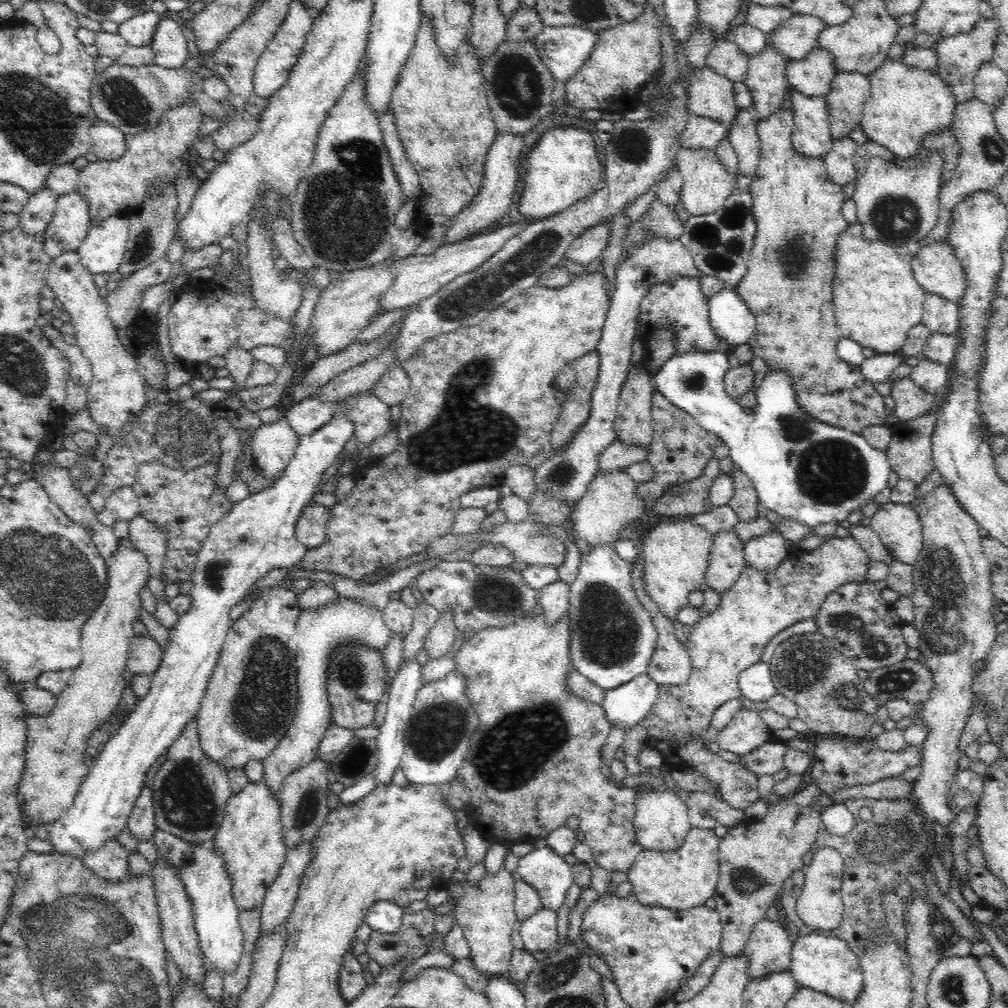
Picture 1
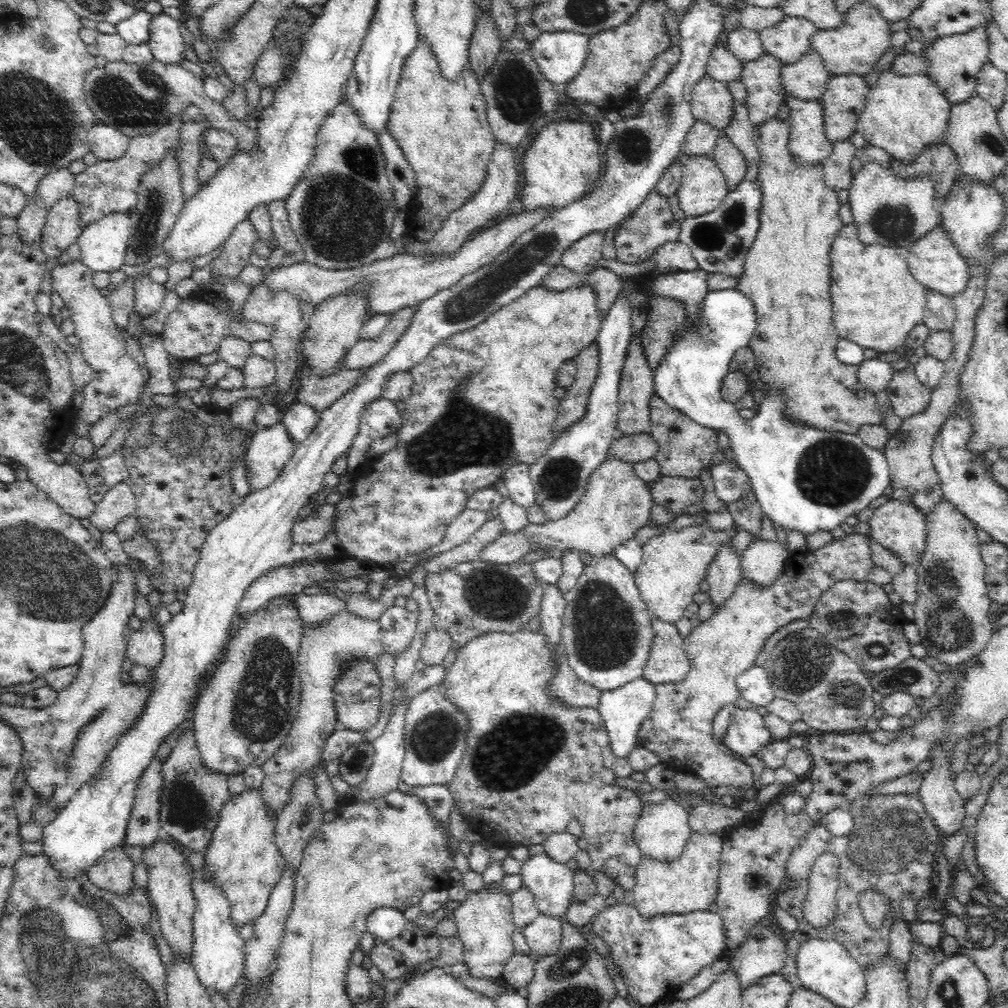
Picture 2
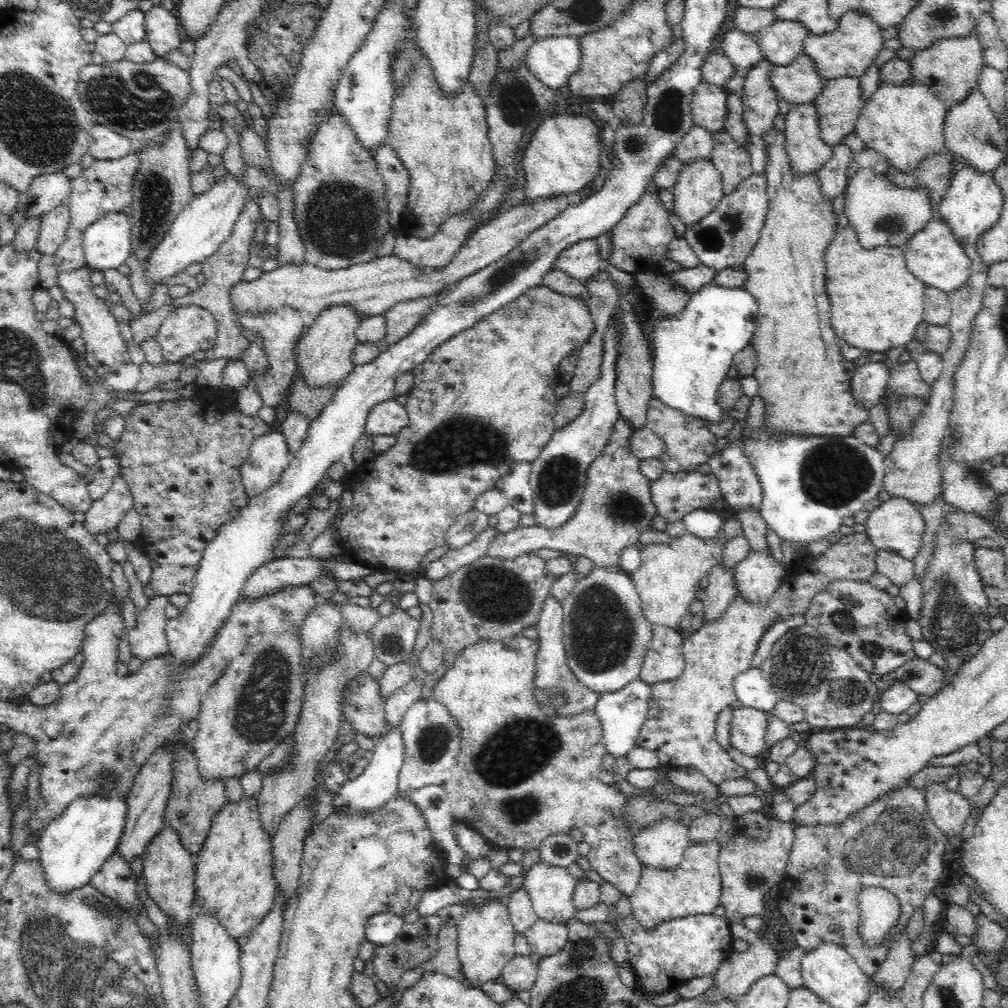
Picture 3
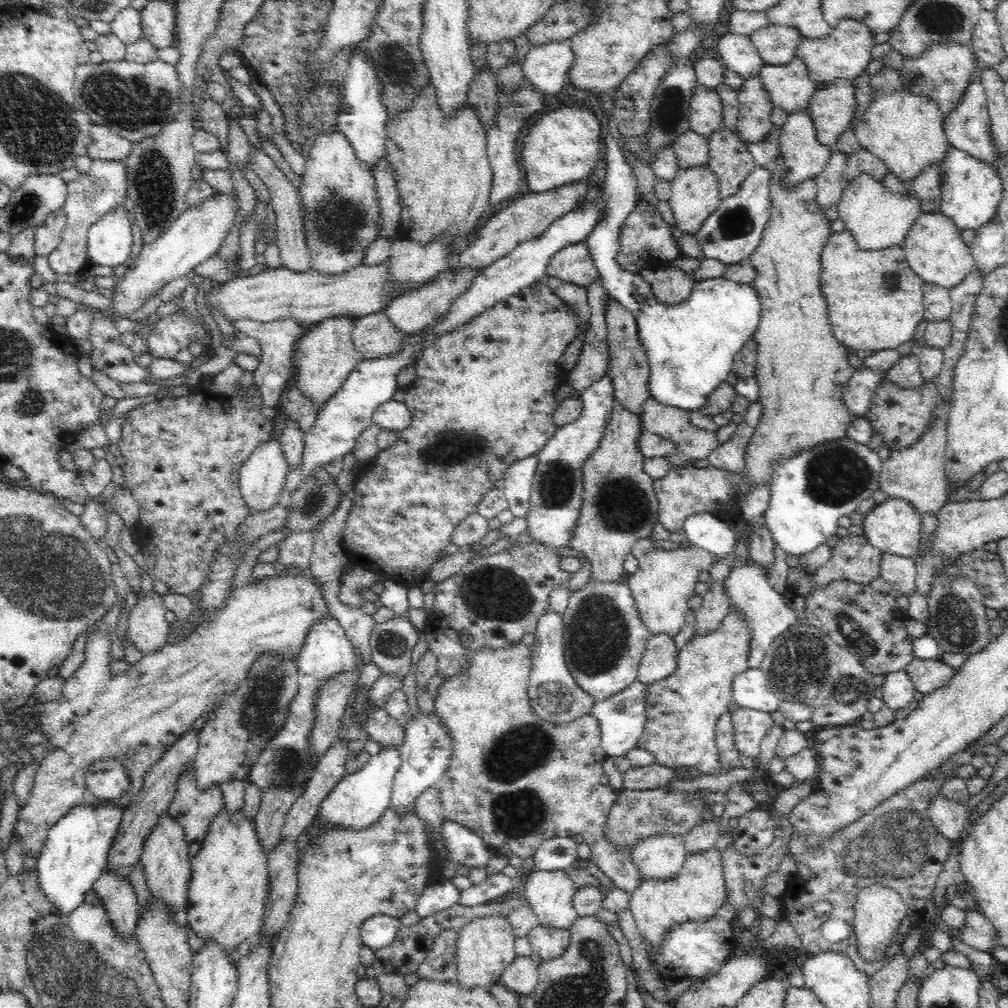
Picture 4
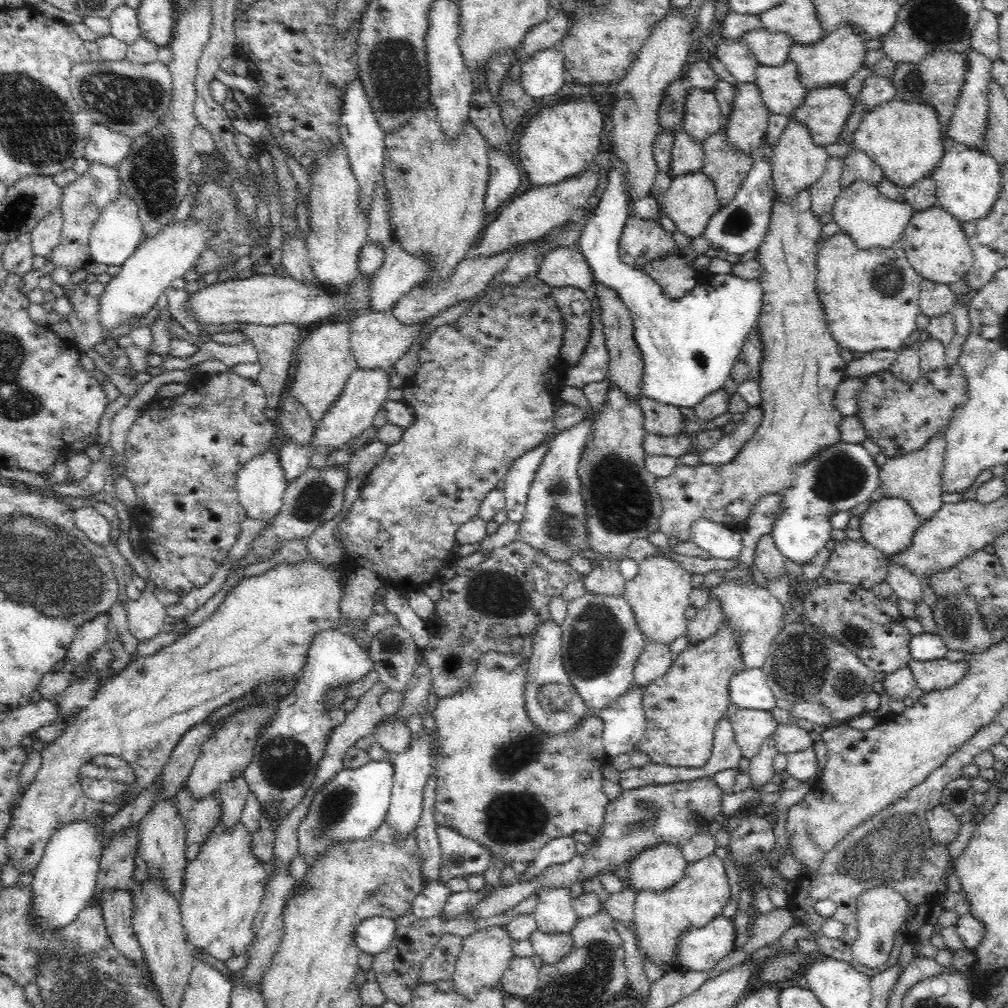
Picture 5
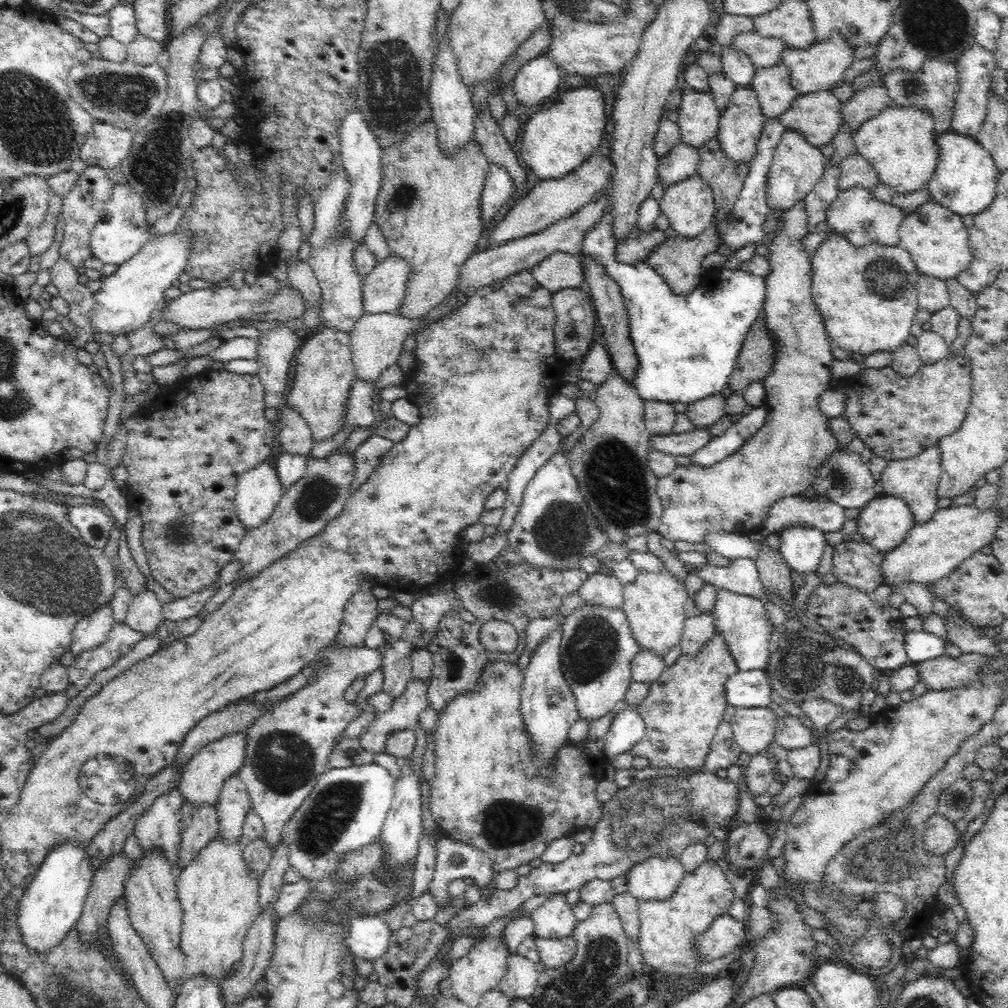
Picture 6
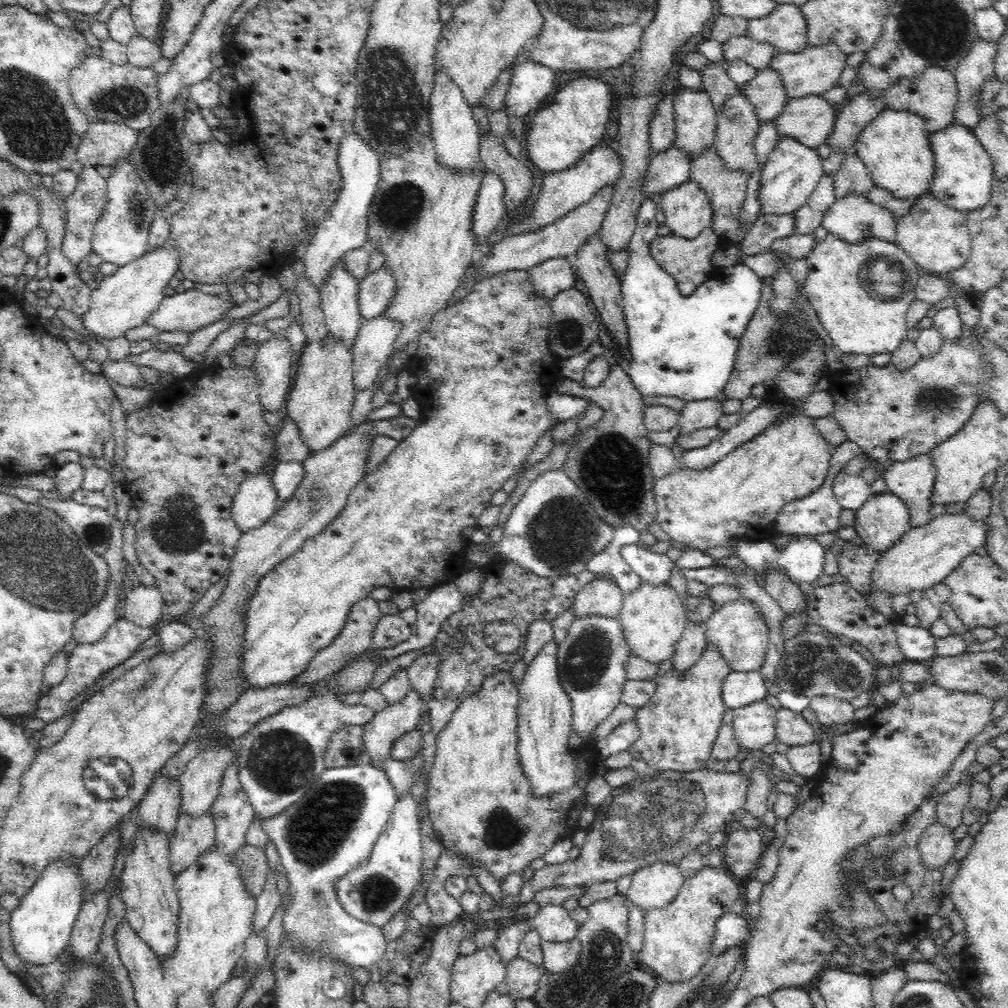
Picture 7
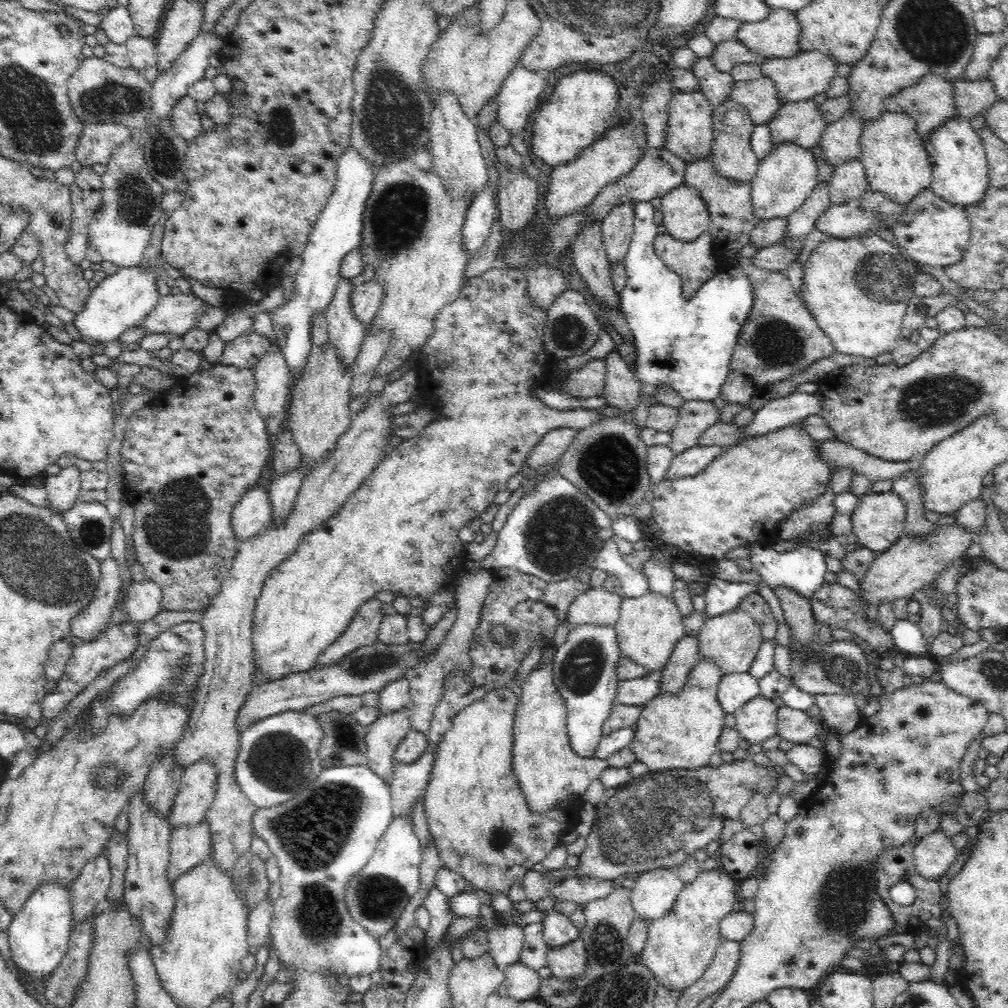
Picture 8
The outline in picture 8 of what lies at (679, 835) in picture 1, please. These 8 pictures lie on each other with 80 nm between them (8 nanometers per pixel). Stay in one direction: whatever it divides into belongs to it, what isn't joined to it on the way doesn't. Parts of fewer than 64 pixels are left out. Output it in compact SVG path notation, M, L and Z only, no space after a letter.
M659 866L636 875L631 901L637 915L646 922L665 917L673 908L685 884L670 869Z

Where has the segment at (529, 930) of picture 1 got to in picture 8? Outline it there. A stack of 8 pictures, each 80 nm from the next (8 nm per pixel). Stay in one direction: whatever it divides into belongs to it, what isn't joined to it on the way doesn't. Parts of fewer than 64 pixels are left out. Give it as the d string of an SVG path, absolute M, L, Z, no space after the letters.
M580 937L559 949L547 950L547 966L551 968L552 976L562 981L583 977L587 960L585 942Z

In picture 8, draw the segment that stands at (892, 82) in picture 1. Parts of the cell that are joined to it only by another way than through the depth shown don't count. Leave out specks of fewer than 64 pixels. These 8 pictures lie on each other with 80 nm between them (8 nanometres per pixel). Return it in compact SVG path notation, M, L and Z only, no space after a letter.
M885 110L881 117L866 123L860 136L859 161L863 164L868 190L881 192L891 201L906 205L920 191L929 188L932 165L923 140L916 132L915 120L907 113Z

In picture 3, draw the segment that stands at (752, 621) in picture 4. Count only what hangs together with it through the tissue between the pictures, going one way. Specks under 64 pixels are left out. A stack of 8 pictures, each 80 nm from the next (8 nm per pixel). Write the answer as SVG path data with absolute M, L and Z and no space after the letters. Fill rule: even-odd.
M749 551L748 556L739 562L732 571L734 577L734 584L736 587L736 596L744 596L744 599L750 603L764 604L768 599L771 599L776 592L780 579L784 576L784 570L778 567L774 558L767 553ZM792 614L789 616L780 616L776 618L772 624L768 624L768 628L762 632L758 645L756 646L756 652L752 658L752 666L760 667L764 662L764 658L770 654L770 650L774 643L785 632L788 632L790 628L798 628L805 623L804 617L800 614Z

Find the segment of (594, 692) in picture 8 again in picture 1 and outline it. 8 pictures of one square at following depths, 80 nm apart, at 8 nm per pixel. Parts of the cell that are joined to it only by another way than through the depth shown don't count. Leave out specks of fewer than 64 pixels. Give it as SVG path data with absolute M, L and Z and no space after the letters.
M596 545L590 553L581 555L577 579L569 586L566 616L570 627L570 666L604 691L618 688L646 673L658 637L649 612L638 600L632 586L631 568L632 565L622 560L614 547Z

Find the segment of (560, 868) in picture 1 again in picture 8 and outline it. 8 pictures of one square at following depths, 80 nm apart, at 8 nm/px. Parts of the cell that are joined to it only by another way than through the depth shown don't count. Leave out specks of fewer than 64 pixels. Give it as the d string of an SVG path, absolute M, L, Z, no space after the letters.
M552 910L543 918L543 937L549 949L559 949L576 940L579 932L569 917Z

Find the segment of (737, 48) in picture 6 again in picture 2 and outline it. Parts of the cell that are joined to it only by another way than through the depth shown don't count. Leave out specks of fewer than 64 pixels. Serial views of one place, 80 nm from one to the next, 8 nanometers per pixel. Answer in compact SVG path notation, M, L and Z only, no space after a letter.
M784 17L778 24L758 32L764 53L776 57L783 65L792 64L800 57L811 53L811 36L819 30L804 17Z

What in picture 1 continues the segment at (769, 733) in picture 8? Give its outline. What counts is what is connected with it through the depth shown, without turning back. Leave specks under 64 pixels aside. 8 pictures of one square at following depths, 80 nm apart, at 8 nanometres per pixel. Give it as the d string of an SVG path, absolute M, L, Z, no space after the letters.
M742 708L728 724L722 726L717 742L722 751L744 757L762 744L768 743L770 735L770 730L756 709Z

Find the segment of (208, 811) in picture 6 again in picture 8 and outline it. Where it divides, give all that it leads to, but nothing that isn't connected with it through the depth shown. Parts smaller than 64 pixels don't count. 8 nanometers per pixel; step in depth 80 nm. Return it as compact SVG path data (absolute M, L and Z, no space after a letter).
M206 820L193 826L171 829L167 878L173 882L197 865L211 861L211 836Z

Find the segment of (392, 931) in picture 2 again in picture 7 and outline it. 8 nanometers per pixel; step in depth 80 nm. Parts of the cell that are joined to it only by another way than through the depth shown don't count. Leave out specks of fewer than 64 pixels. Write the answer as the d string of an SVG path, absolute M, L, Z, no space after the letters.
M370 763L342 766L326 769L304 797L284 812L270 818L256 816L260 829L268 837L268 842L272 841L276 847L282 872L288 881L287 893L281 898L280 929L296 947L328 953L330 957L340 959L340 963L344 963L350 970L356 967L369 971L376 968L377 962L386 952L387 944L383 932L372 923L356 920L344 910L335 894L335 882L362 866L364 860L371 858L373 846L395 808L396 798L395 789L383 770Z

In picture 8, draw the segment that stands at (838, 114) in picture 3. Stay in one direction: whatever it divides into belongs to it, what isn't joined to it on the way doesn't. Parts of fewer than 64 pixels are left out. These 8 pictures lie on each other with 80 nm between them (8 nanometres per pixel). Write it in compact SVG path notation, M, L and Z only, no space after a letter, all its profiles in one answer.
M812 99L779 105L779 110L765 124L774 148L792 143L810 149L819 144L820 136L827 127L818 111L818 104Z

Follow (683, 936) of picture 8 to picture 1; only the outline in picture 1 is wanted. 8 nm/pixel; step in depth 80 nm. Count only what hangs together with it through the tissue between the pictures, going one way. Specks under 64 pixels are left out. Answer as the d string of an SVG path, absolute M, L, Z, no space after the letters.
M691 827L683 844L675 851L641 849L628 872L628 881L632 883L636 899L646 907L660 905L677 911L705 906L717 888L720 840L714 830Z

